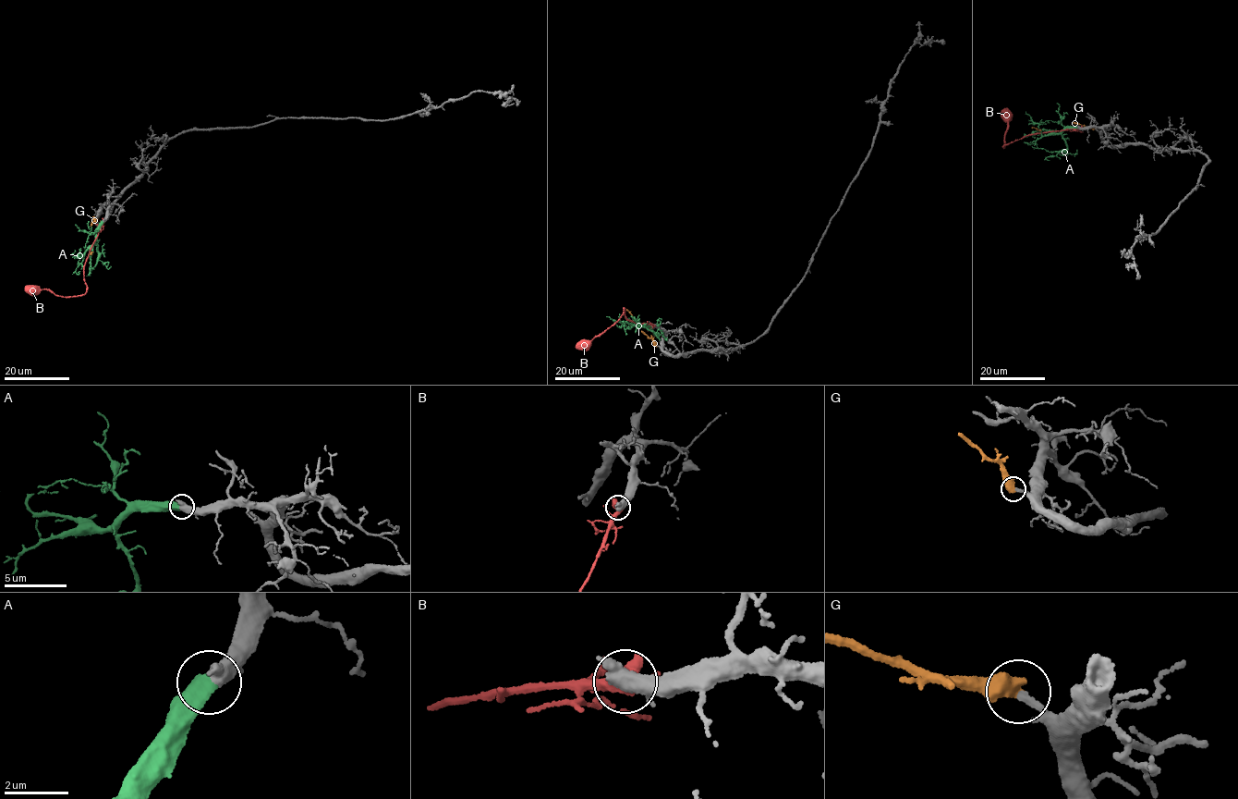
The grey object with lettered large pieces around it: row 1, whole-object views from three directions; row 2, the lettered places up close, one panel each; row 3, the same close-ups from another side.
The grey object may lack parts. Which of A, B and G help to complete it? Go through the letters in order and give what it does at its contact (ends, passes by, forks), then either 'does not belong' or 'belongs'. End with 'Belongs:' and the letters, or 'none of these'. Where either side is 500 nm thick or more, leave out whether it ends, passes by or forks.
A: belongs
B: does not belong
G: does not belong
Belongs: A

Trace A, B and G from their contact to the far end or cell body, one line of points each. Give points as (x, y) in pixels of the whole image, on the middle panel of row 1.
A: (651, 325), (644, 325), (657, 335), (636, 325)
B: (653, 325), (628, 319), (623, 308), (618, 320), (604, 332), (575, 347)
G: (655, 346), (626, 309)

